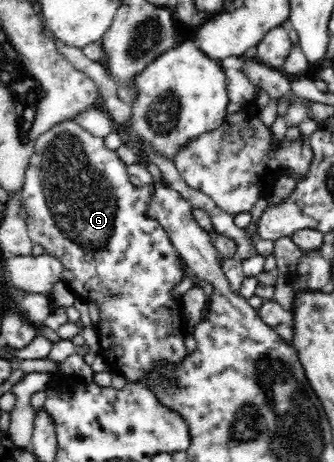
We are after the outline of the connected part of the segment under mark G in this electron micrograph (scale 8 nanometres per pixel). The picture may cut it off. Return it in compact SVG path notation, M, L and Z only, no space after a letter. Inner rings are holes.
M75 120L59 122L46 131L46 133L42 134L34 143L34 154L28 162L23 192L21 193L23 195L23 203L25 203L26 208L30 211L30 219L25 221L30 239L34 244L44 247L46 254L57 257L63 263L66 269L63 273L64 281L76 292L76 297L85 299L88 302L96 302L100 305L101 319L100 323L95 326L100 339L100 356L106 360L112 371L118 372L130 382L140 382L146 378L156 378L162 380L162 383L160 383L162 388L171 388L172 382L174 382L174 386L178 386L175 385L177 381L171 379L169 373L165 373L165 367L176 367L189 355L185 346L187 333L184 327L186 325L186 317L184 317L182 301L180 298L172 295L172 287L180 283L182 272L180 272L180 262L178 262L178 256L176 256L177 250L173 246L170 236L159 225L156 219L149 217L149 203L154 193L154 186L152 184L135 186L129 178L126 164L121 161L116 150L112 151L112 149L108 149L102 138L88 133L86 128L80 127Z

